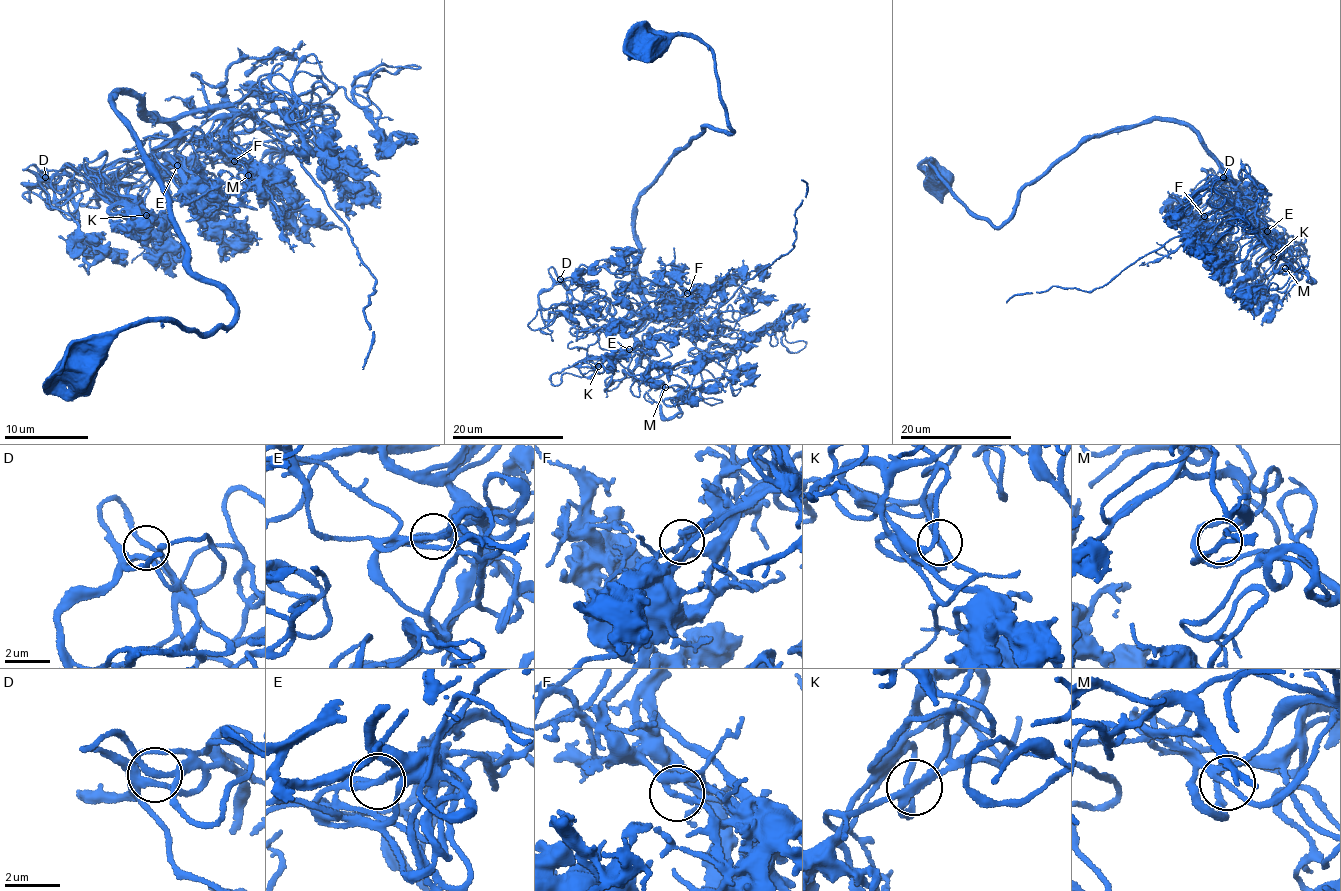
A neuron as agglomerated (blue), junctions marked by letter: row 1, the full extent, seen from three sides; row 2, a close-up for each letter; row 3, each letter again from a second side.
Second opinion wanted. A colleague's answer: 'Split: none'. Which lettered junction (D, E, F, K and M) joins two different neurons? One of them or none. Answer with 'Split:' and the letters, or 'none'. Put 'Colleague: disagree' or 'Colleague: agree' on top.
Colleague: disagree
Split: F

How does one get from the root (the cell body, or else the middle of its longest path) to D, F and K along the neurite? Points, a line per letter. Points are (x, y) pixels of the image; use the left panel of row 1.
D: (73, 368), (133, 325), (206, 333), (235, 309), (194, 277), (112, 103), (139, 100), (176, 138), (45, 177)
F: (73, 368), (133, 325), (206, 333), (235, 309), (194, 277), (120, 88), (162, 119), (228, 107), (234, 161)
K: (73, 368), (235, 309), (194, 277), (120, 88), (176, 138), (118, 174), (145, 214)

